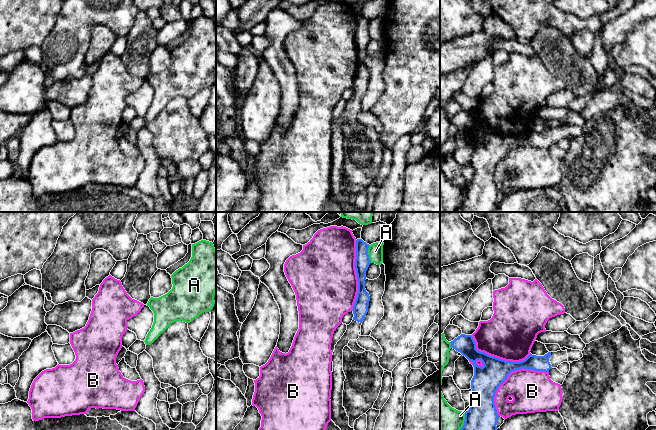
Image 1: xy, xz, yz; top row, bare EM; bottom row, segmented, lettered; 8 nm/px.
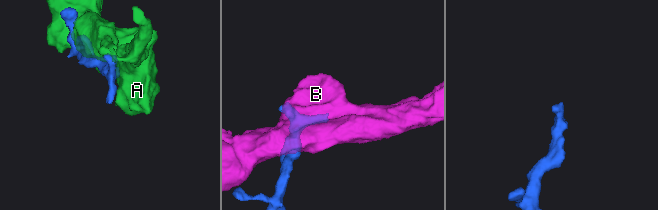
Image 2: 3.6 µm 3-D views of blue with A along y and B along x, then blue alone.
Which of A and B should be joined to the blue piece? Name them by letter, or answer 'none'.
none

